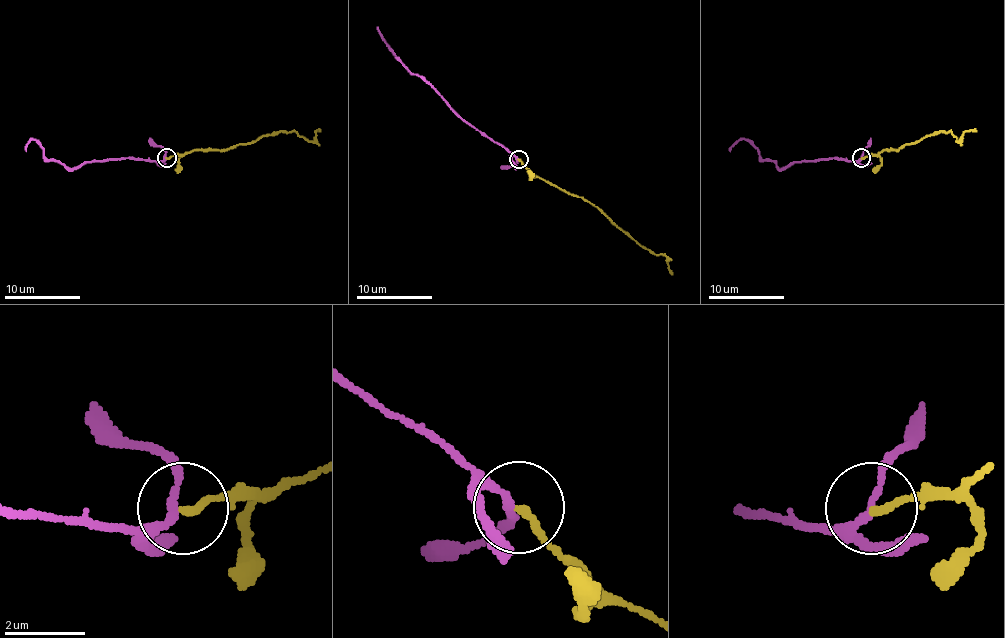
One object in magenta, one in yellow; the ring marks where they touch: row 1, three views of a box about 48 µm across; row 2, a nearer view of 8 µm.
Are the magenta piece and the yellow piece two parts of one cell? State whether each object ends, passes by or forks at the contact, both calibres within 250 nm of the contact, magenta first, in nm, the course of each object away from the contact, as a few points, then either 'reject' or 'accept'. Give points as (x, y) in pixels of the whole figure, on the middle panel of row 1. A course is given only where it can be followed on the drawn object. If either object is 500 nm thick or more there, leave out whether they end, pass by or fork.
magenta passes by; yellow ends there; 170 nm thick on the magenta side, 190 nm on the other; magenta runs (517, 159), (475, 130), (436, 91), (409, 70), (377, 28); yellow runs (519, 159), (534, 174), (591, 202), (642, 245), (657, 255), (664, 255), (672, 274); accept

